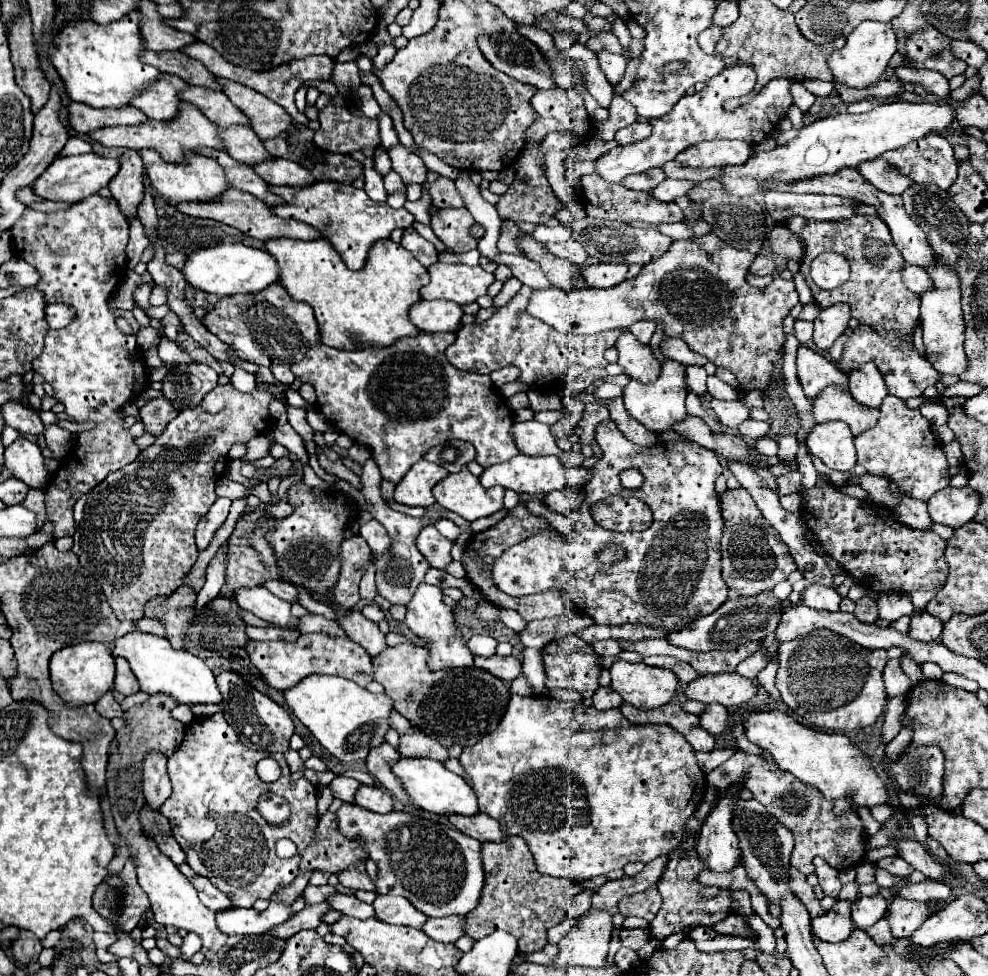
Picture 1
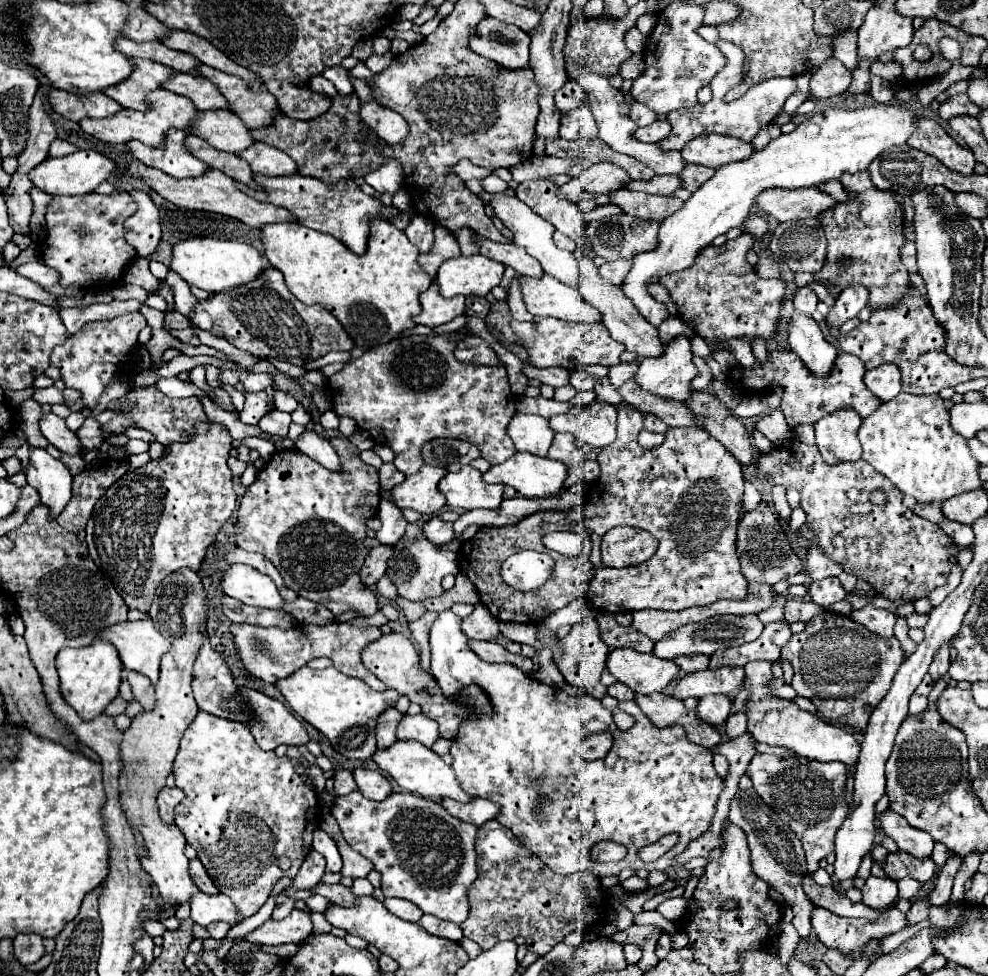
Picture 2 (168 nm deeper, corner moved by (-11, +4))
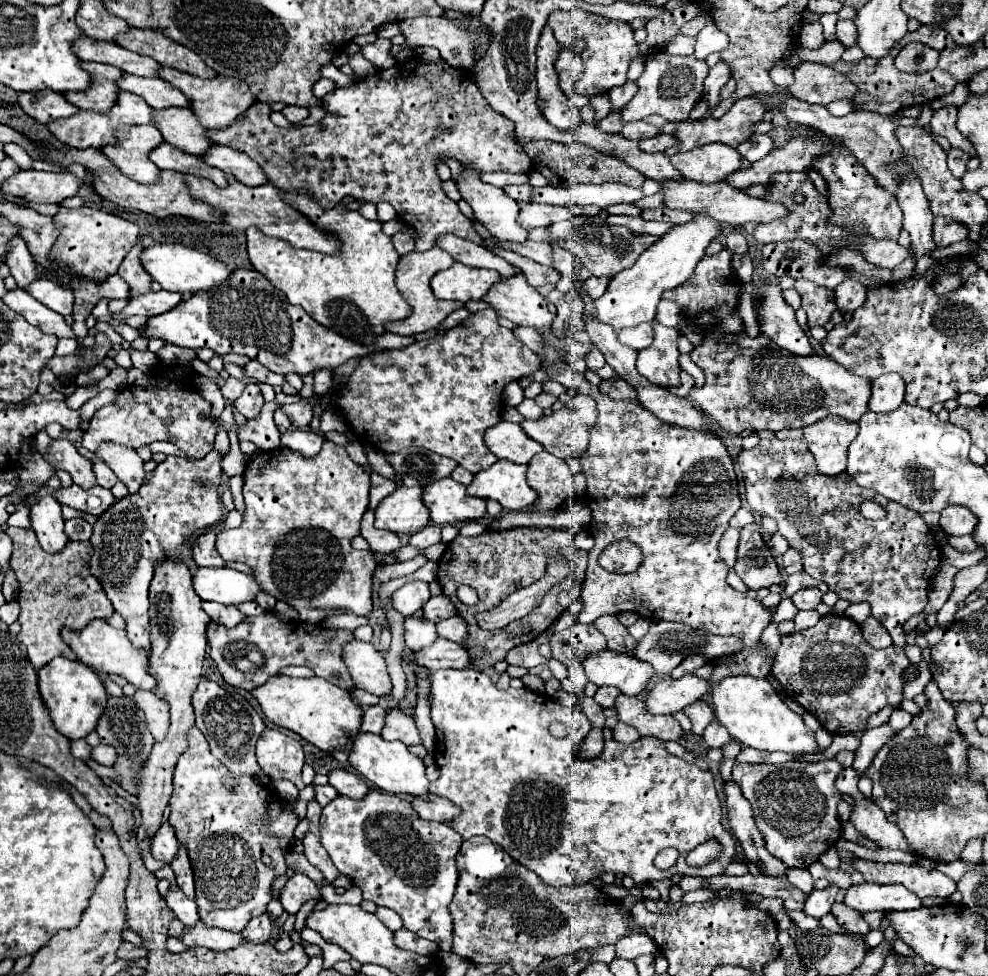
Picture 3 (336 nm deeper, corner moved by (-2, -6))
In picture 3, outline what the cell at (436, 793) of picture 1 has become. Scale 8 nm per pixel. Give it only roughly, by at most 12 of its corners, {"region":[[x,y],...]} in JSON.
{"region":[[354,737],[350,765],[374,787],[430,797],[426,765],[402,741]]}

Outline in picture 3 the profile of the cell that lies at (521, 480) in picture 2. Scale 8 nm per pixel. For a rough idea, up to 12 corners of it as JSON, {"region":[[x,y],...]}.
{"region":[[498,459],[474,475],[472,497],[494,499],[520,511],[538,493],[526,481],[526,465]]}

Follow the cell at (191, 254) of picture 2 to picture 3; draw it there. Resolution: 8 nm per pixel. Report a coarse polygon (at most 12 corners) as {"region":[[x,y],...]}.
{"region":[[180,243],[140,255],[166,291],[198,293],[228,281],[232,267]]}

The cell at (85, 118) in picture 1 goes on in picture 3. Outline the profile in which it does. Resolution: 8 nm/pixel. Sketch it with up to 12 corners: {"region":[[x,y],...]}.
{"region":[[20,93],[18,103],[44,125],[80,111],[60,93]]}

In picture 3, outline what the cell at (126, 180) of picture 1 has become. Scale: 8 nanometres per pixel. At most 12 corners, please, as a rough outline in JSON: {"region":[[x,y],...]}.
{"region":[[142,235],[124,257],[118,275],[132,295],[150,291],[152,277],[140,261]]}

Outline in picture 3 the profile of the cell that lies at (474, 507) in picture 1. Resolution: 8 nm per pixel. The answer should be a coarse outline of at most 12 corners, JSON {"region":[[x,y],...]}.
{"region":[[450,479],[424,487],[436,525],[478,521],[486,501]]}

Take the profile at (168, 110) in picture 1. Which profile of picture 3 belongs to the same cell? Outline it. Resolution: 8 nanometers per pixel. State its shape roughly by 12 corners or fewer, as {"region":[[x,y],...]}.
{"region":[[82,63],[92,89],[68,93],[80,109],[108,113],[118,101],[122,71],[106,63]]}

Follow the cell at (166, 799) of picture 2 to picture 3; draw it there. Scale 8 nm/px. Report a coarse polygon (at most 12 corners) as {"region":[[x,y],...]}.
{"region":[[168,821],[152,839],[152,855],[172,861],[178,839]]}

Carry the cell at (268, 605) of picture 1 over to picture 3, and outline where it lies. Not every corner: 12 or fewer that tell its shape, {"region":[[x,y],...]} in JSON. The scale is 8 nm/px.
{"region":[[200,567],[194,591],[202,601],[242,605],[260,593],[234,569]]}

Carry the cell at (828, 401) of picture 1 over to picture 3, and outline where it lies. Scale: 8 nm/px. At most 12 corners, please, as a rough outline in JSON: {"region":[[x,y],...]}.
{"region":[[766,335],[704,339],[690,399],[722,429],[860,421],[870,381]]}

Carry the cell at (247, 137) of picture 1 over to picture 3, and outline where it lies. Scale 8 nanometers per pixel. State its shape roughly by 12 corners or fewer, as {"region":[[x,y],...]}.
{"region":[[164,109],[164,141],[198,157],[214,145],[192,109]]}

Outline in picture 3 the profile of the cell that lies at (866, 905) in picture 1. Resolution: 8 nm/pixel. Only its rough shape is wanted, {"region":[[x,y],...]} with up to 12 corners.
{"region":[[852,885],[844,903],[860,913],[922,905],[904,885]]}

